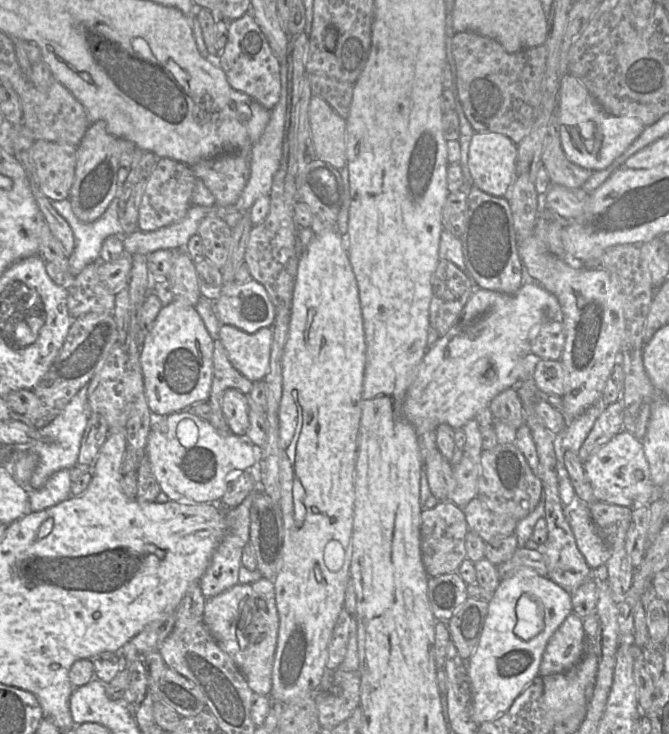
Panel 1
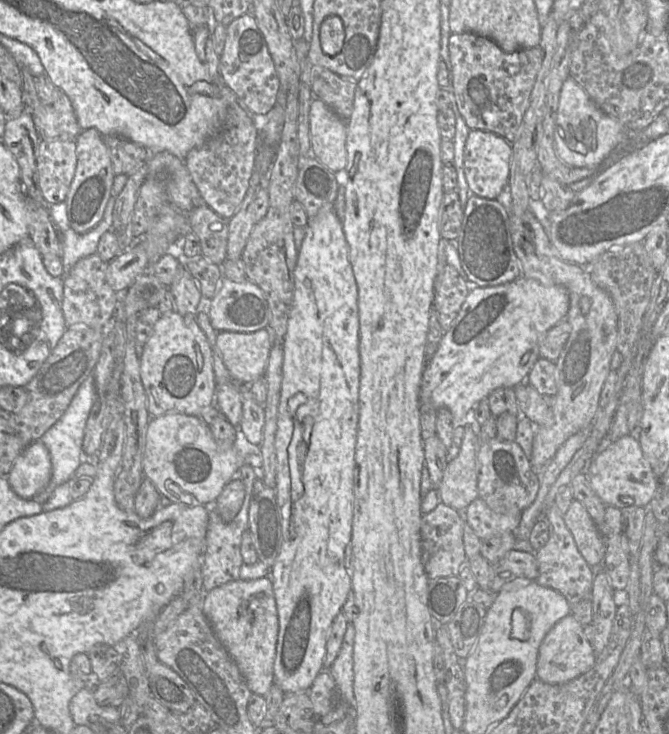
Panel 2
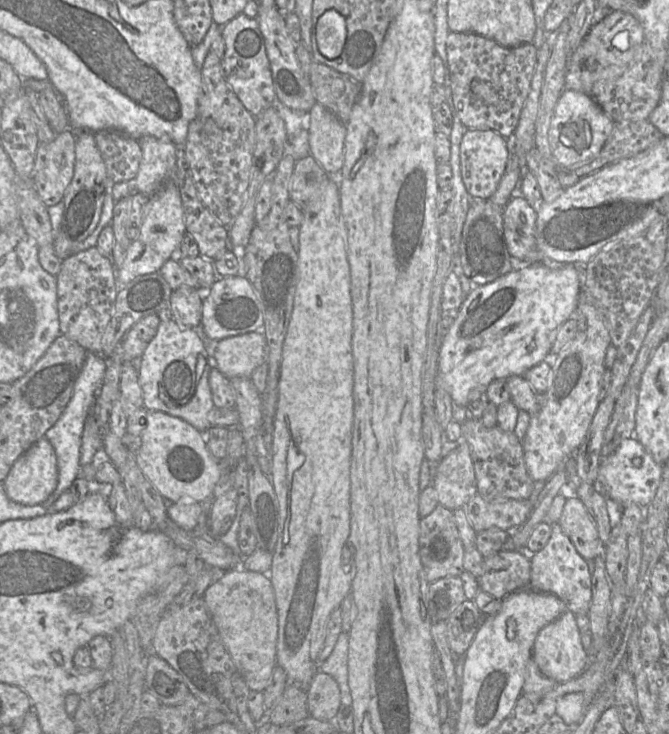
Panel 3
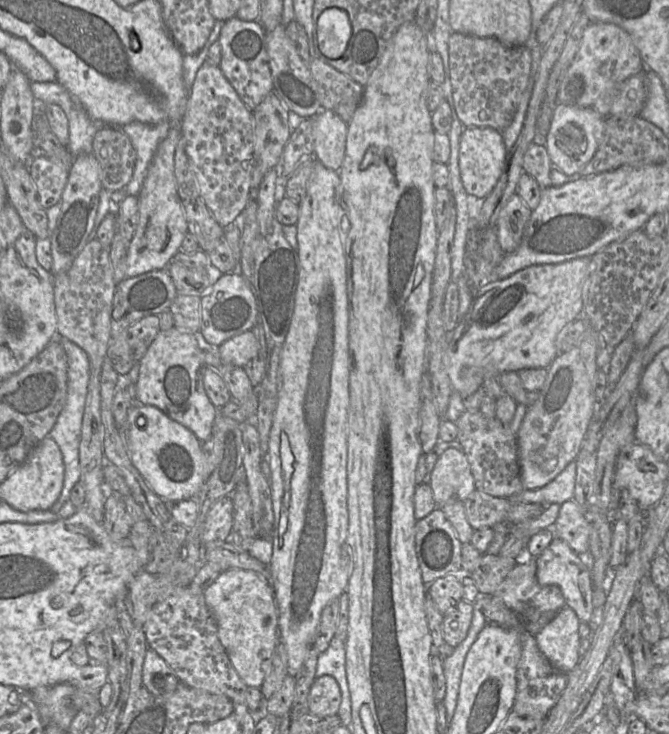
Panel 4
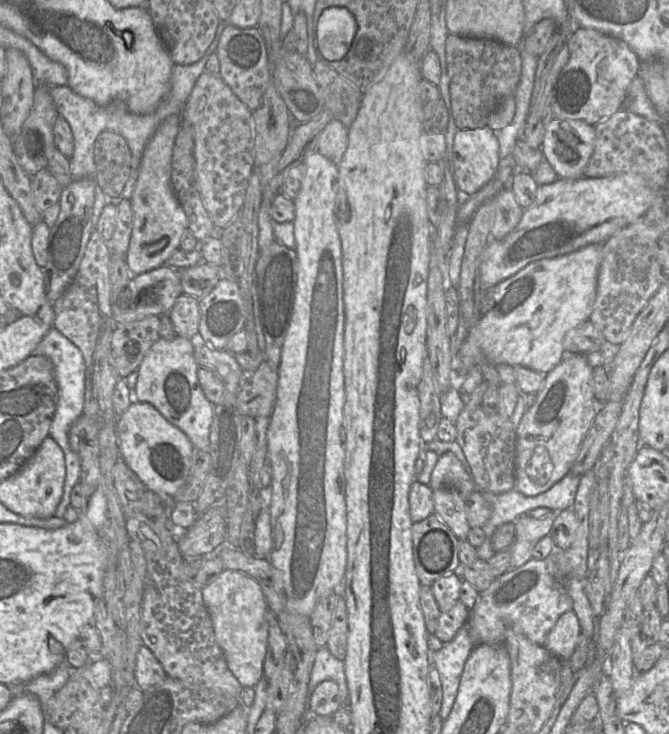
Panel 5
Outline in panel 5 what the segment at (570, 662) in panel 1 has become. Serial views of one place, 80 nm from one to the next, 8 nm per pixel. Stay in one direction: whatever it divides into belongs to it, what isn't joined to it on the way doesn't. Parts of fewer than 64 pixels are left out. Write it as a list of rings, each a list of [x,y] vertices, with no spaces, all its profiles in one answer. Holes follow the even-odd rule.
[[[569,610],[558,618],[542,646],[561,659],[570,659],[576,649],[579,633],[577,615],[573,610]]]

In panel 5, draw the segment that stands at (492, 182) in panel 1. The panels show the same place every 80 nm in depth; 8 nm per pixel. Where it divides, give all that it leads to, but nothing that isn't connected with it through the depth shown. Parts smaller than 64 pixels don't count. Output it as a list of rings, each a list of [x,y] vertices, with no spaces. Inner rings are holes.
[[[485,126],[459,129],[454,138],[454,180],[468,195],[489,183],[500,166],[497,133]]]

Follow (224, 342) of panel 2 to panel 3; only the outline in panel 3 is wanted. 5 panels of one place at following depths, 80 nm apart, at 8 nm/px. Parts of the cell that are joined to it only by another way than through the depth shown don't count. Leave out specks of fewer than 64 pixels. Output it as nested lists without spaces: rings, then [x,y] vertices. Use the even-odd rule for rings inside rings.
[[[243,333],[218,340],[213,353],[214,365],[227,378],[250,377],[254,369],[267,361],[267,343],[263,333]]]

